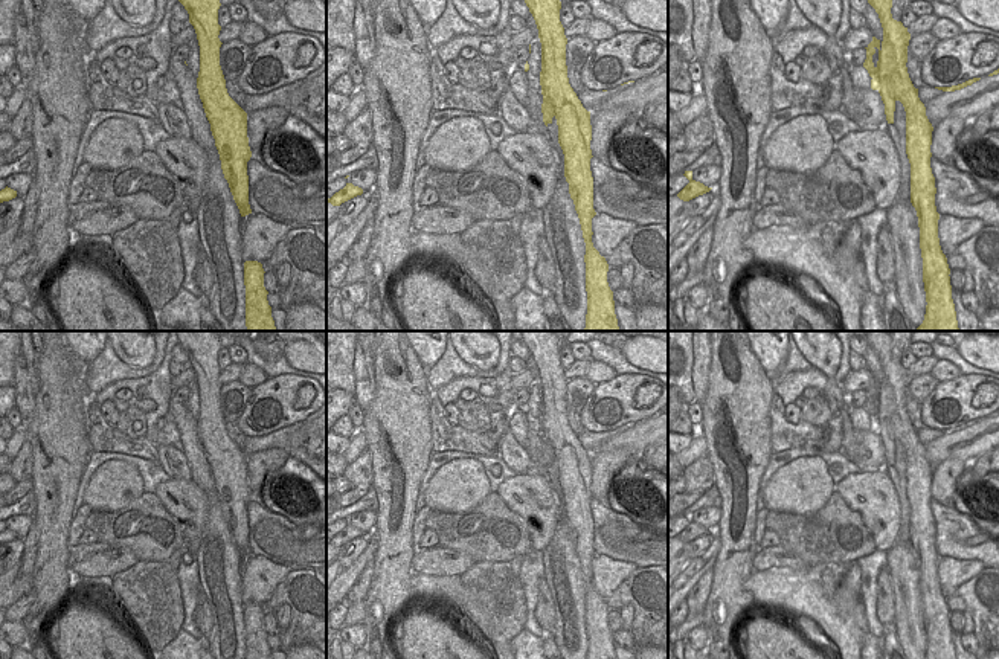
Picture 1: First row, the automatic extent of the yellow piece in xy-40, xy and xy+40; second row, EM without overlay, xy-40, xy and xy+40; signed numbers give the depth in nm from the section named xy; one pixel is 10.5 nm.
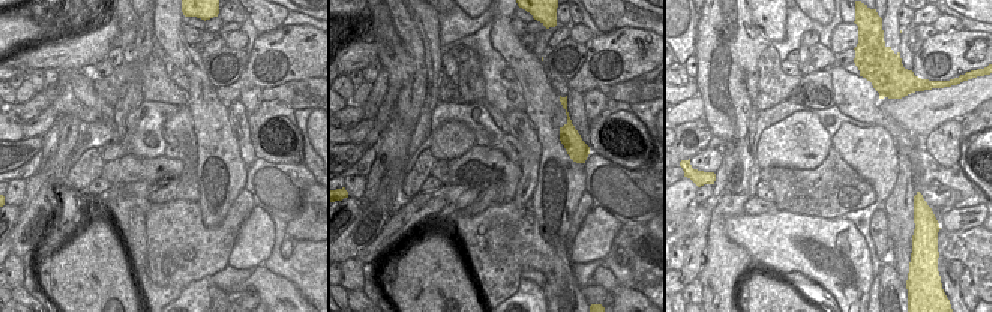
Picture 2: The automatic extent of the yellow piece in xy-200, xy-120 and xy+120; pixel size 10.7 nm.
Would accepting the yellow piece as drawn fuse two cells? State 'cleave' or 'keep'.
cleave

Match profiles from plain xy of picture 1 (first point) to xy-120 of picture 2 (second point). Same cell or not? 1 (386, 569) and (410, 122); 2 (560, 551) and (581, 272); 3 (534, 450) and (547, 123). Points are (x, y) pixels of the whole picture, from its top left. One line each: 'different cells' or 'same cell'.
1: different cells
2: different cells
3: same cell

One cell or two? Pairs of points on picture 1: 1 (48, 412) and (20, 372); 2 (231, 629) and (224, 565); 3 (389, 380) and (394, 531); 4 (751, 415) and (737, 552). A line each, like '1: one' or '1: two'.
1: two
2: one
3: one
4: one

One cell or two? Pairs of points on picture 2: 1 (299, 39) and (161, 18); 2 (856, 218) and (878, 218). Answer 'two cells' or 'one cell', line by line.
1: two cells
2: two cells

